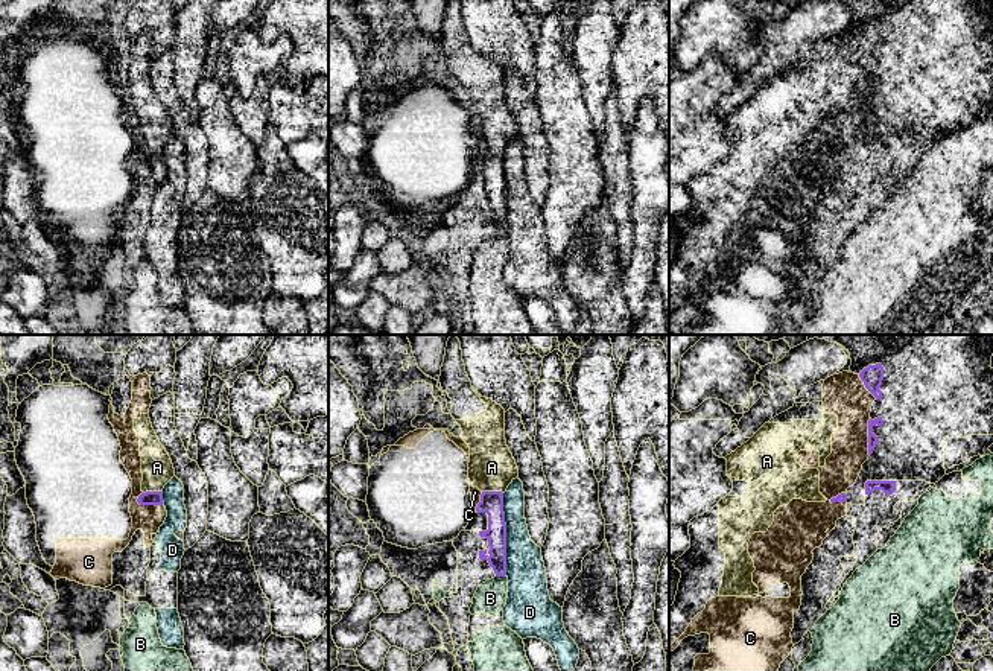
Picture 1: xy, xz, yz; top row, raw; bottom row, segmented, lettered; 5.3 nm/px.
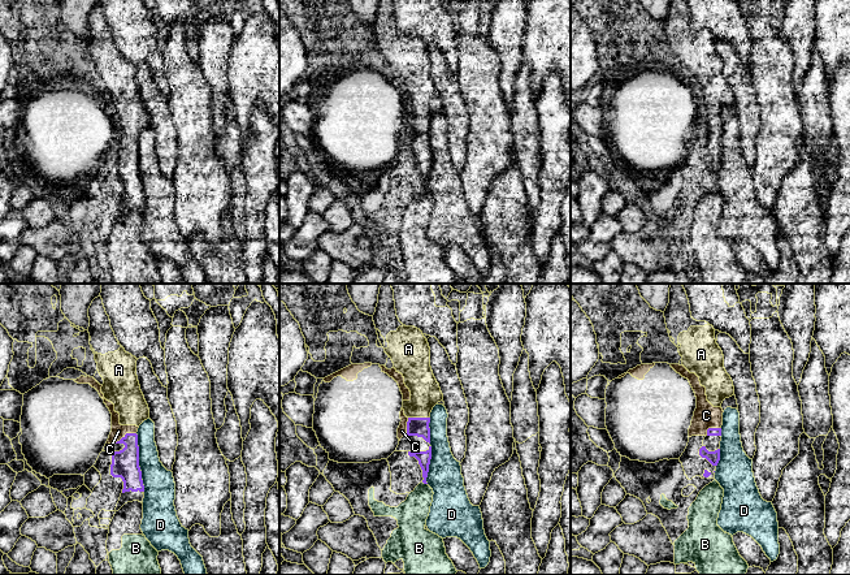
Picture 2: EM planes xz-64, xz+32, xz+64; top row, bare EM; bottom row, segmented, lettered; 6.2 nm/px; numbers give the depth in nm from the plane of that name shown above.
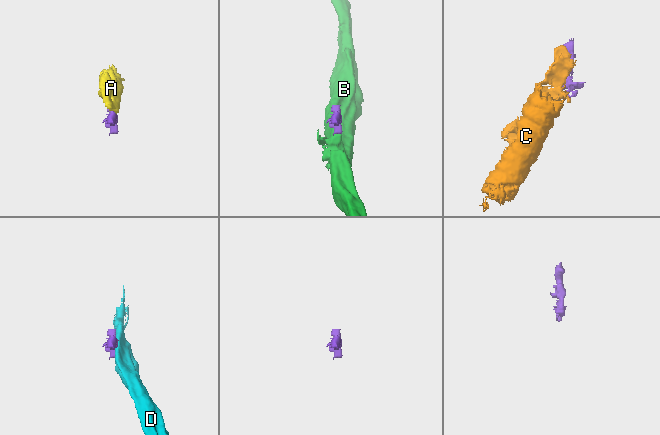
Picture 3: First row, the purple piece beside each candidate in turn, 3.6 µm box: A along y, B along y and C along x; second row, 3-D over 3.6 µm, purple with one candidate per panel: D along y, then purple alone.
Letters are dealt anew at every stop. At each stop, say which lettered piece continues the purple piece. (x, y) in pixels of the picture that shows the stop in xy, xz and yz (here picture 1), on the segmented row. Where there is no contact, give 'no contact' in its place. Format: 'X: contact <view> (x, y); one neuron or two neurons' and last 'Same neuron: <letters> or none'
A: contact xz (493, 492); one neuron
B: contact xz (501, 575); two neurons
C: contact yz (869, 437); two neurons
D: contact xz (505, 534); two neurons
Same neuron: A

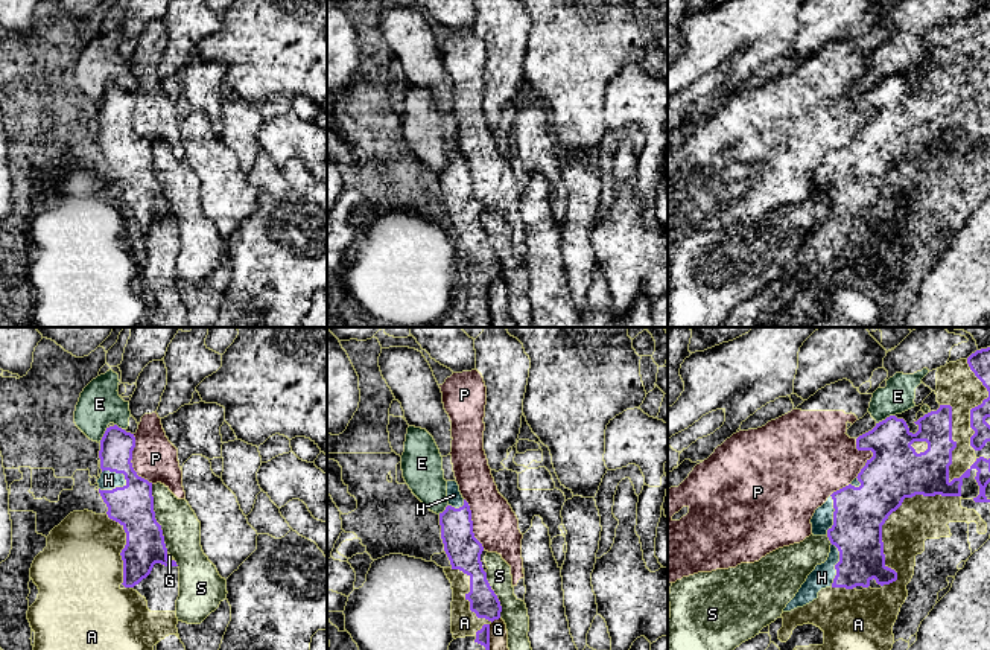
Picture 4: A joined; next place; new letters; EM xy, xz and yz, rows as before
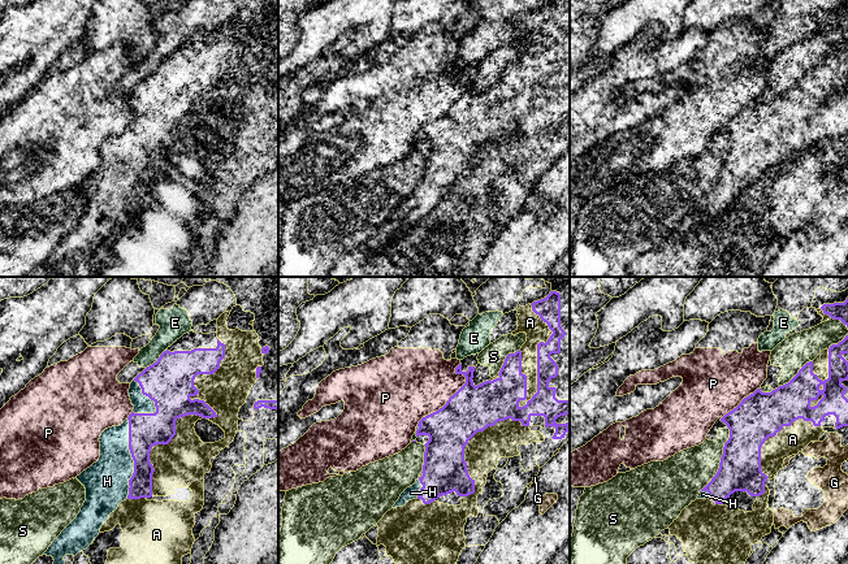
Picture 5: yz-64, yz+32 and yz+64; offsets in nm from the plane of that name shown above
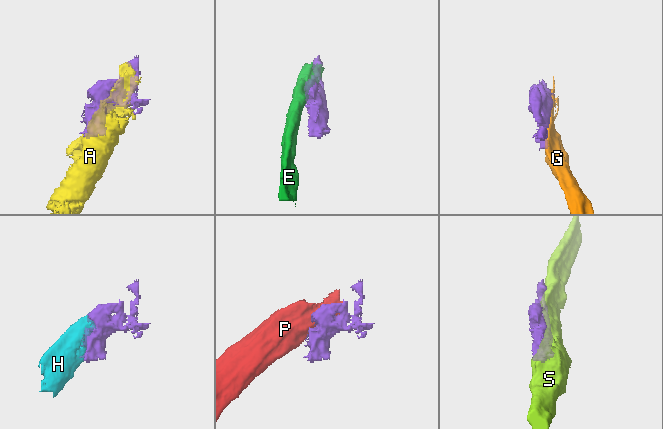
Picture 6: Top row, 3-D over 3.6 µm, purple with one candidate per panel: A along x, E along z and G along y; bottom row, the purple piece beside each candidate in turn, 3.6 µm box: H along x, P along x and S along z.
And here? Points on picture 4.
A: contact yz (887, 518); two neurons
E: contact yz (885, 419); two neurons
G: contact xz (488, 632); two neurons
H: contact xy (116, 487); one neuron
P: contact xy (130, 462); two neurons
S: contact xy (154, 518); two neurons
Same neuron: H

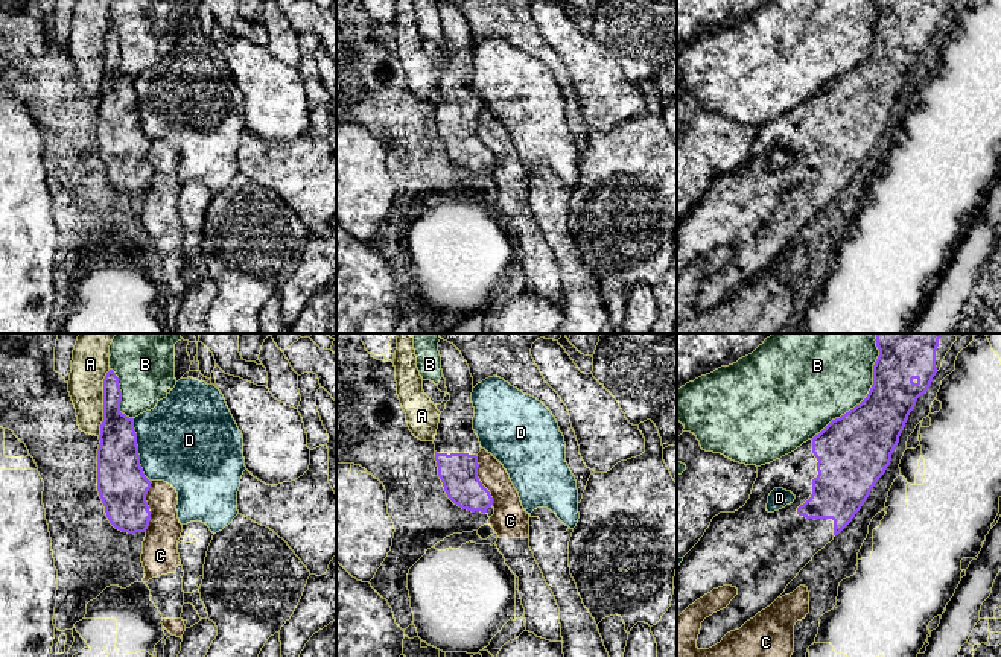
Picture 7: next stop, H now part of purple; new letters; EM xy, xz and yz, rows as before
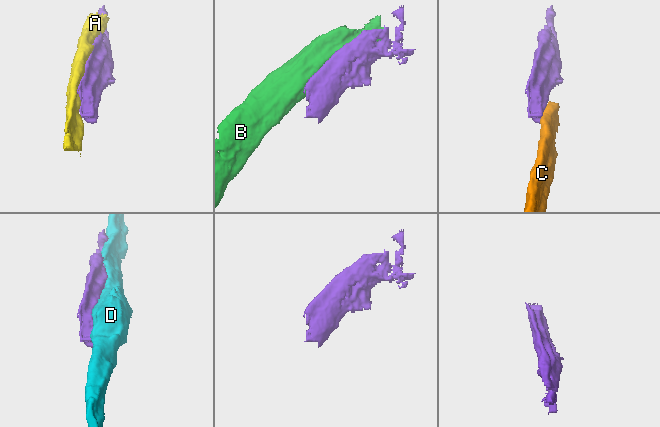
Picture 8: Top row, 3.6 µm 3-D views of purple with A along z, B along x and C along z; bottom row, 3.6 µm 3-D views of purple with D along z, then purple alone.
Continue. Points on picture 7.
A: contact xy (104, 403); two neurons
B: contact yz (869, 393); two neurons
C: contact xy (148, 507); two neurons
D: contact xy (137, 450); two neurons
Same neuron: none

